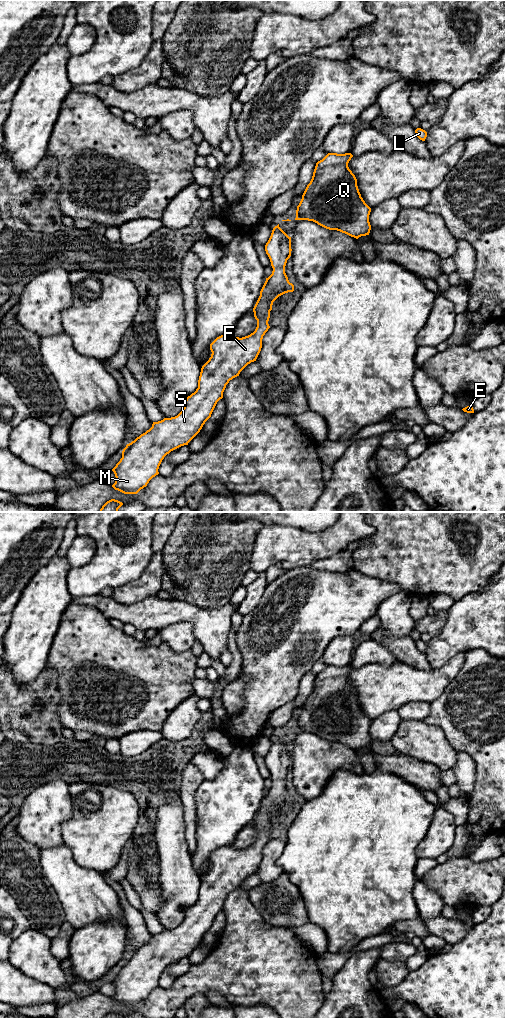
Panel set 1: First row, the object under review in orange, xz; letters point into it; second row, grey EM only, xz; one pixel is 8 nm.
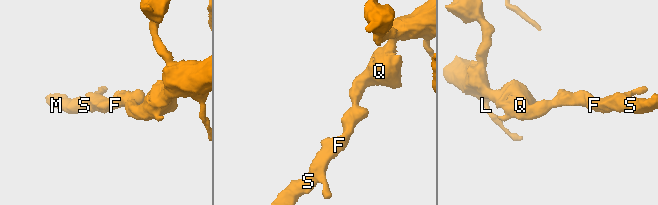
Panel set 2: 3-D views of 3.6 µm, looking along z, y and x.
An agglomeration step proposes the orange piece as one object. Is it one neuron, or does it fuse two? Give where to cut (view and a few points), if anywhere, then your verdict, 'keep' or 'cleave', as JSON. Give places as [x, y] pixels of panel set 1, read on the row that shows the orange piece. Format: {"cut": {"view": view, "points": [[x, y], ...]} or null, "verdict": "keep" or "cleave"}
{"cut": null, "verdict": "keep"}

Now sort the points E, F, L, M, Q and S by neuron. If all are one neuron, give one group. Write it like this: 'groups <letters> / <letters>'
groups E F L M Q S

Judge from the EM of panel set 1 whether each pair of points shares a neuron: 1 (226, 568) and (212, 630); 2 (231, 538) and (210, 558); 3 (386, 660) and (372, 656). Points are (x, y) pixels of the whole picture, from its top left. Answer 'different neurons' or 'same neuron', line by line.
1: different neurons
2: same neuron
3: same neuron

